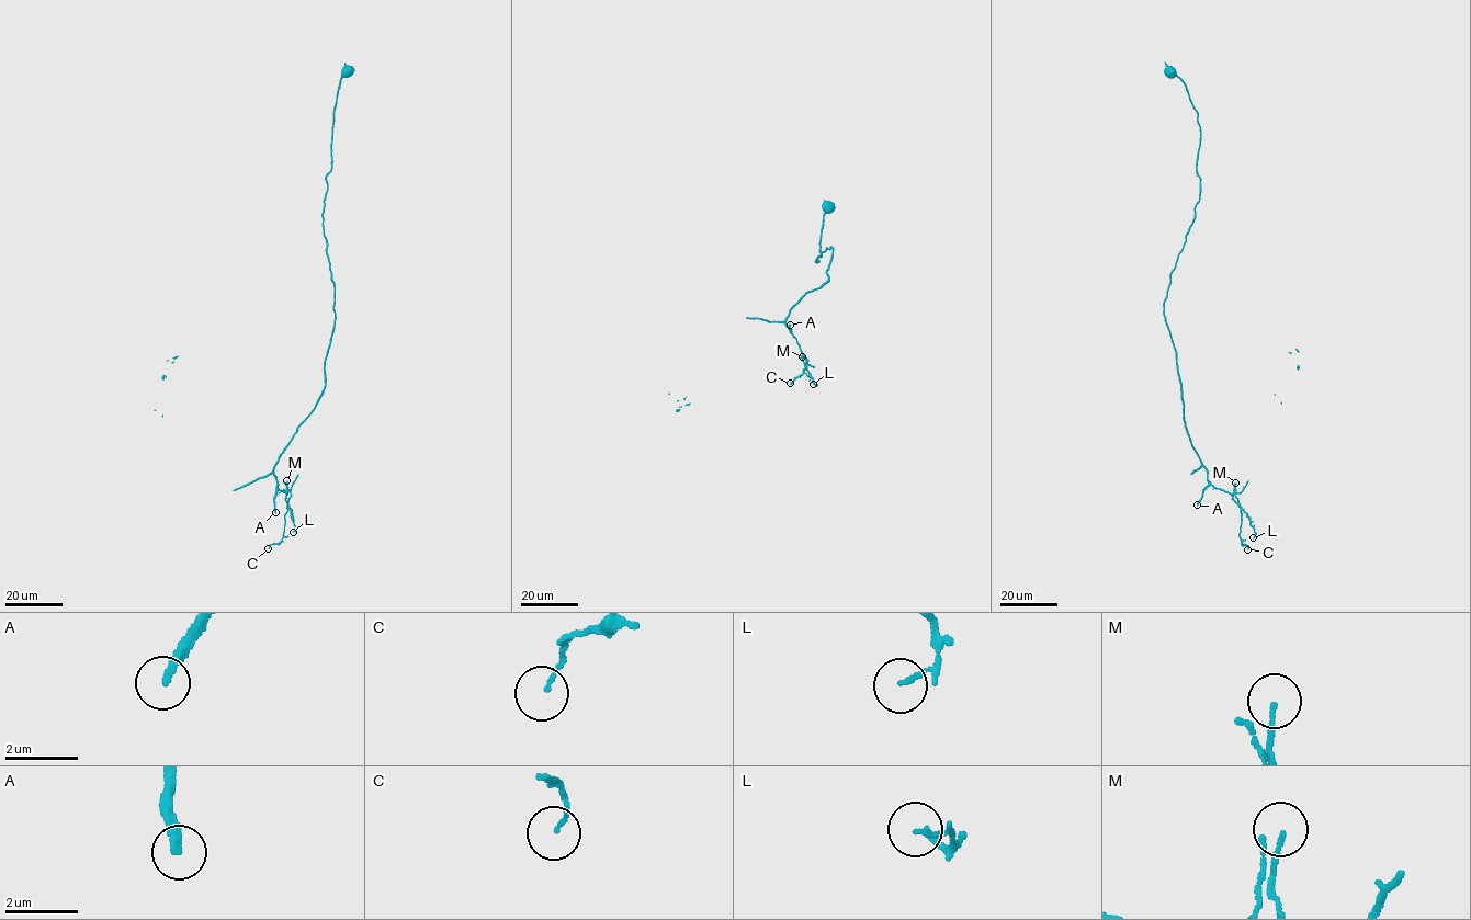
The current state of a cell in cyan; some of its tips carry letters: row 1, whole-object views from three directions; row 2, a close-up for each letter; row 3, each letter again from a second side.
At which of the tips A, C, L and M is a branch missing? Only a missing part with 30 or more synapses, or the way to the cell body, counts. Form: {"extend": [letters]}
{"extend": ["A"]}

